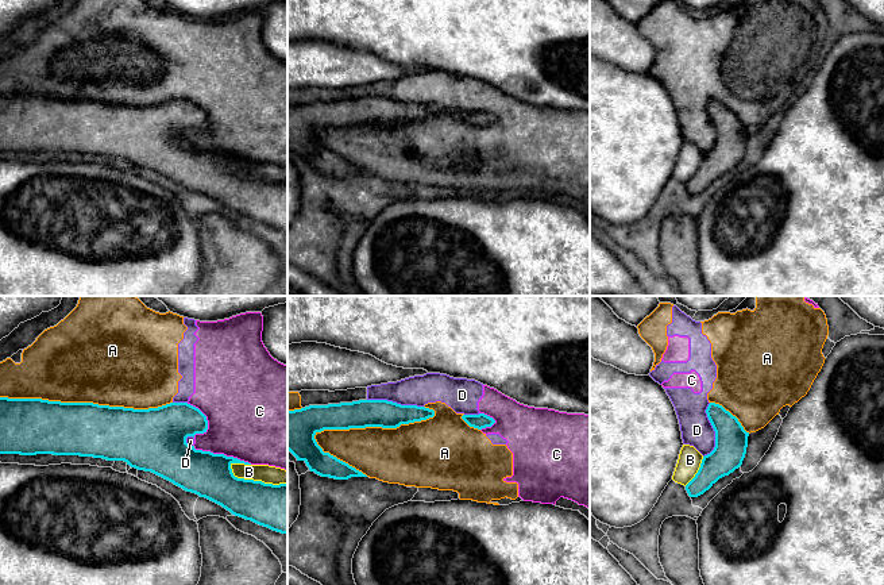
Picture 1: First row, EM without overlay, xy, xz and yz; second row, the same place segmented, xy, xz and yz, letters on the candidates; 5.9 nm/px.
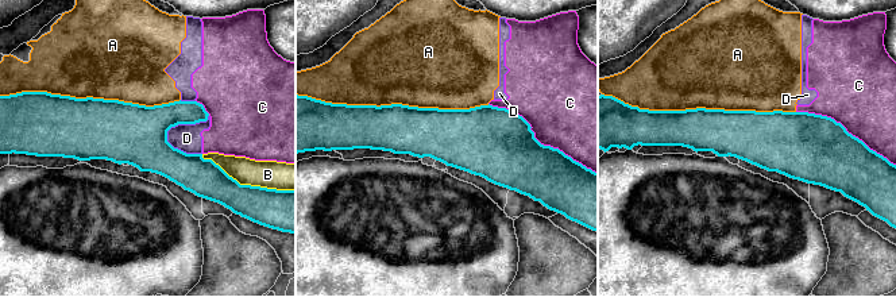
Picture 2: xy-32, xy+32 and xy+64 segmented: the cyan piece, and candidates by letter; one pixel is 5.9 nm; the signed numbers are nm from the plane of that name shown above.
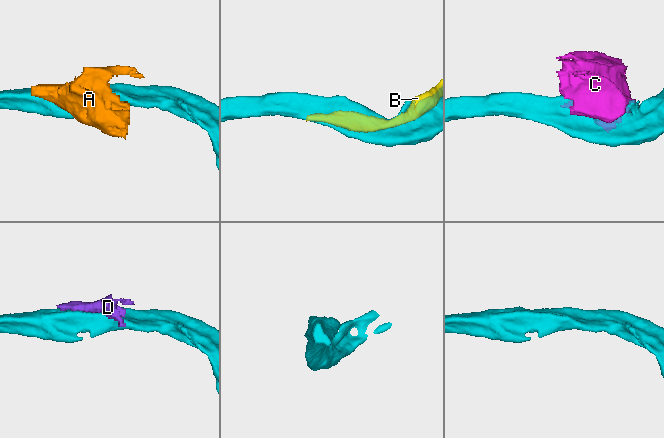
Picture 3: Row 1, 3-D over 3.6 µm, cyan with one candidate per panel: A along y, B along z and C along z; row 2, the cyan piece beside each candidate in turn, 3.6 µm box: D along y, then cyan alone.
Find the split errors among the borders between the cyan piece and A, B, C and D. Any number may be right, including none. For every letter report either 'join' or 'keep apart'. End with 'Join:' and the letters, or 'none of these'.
A: keep apart
B: keep apart
C: keep apart
D: keep apart
Join: none of these

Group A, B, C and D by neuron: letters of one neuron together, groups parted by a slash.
A C D / B

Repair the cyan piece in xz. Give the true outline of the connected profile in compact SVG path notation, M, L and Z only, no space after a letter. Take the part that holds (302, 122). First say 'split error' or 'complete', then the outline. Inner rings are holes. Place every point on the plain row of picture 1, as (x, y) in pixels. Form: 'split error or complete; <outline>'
complete; M387 97L309 103L287 108L287 147L297 158L304 158L310 169L321 174L335 177L367 174L329 150L324 150L314 132L324 127L397 126L401 122L421 119L433 113L433 107L401 103Z

